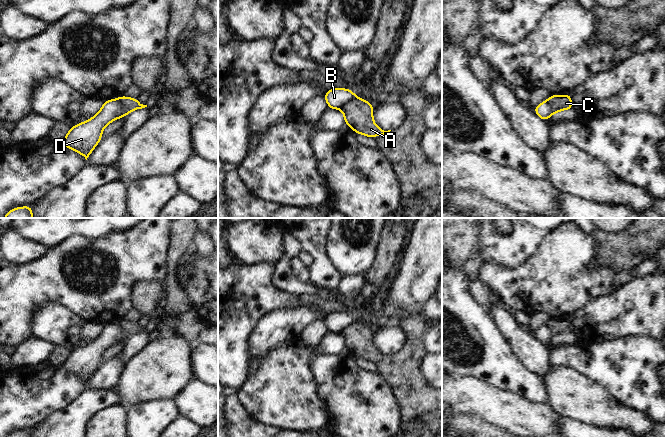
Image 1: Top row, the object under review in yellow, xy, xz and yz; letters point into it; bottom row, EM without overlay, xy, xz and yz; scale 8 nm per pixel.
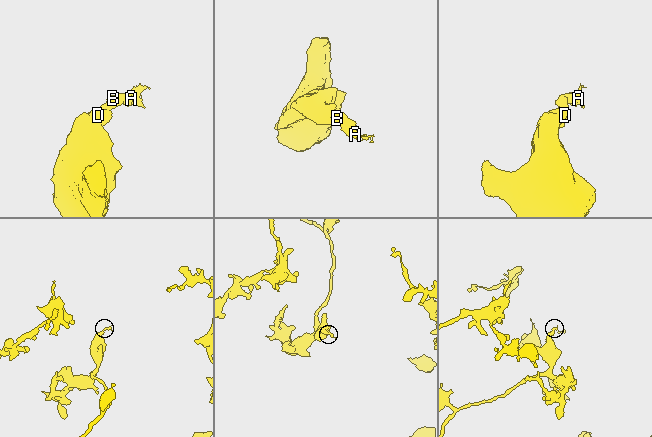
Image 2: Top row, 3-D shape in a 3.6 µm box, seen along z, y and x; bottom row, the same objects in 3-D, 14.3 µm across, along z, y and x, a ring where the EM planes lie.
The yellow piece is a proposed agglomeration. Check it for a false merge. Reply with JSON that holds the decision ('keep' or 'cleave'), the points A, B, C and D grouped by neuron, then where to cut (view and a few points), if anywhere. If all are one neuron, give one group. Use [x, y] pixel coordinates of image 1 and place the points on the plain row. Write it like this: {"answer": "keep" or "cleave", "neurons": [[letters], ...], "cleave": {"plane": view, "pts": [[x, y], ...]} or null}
{"answer": "cleave", "neurons": [["A", "C"], ["B", "D"]], "cleave": {"plane": "xy", "pts": [[117, 322], [126, 338]]}}

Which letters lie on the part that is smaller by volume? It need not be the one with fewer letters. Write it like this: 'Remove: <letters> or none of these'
Remove: A, C

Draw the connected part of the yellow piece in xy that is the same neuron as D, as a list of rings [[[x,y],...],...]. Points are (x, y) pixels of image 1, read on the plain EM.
[[[118,322],[104,325],[100,335],[86,346],[81,346],[69,353],[66,361],[60,366],[68,373],[72,373],[89,381],[102,361],[102,354],[118,342],[124,341],[122,328]]]

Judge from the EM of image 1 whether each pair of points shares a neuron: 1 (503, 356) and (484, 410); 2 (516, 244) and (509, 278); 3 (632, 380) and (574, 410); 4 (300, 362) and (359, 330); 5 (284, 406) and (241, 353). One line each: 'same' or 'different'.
1: different
2: different
3: different
4: different
5: different

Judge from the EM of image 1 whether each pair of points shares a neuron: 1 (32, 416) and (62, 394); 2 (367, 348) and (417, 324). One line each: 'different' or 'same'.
1: same
2: same

